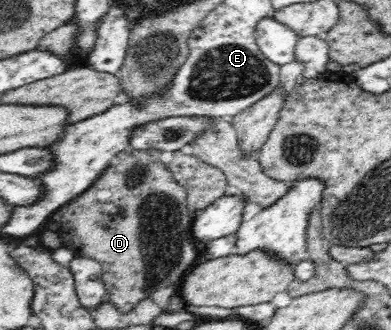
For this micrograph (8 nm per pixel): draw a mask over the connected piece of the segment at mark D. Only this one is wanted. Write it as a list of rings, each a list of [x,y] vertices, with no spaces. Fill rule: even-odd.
[[[128,150],[122,152],[116,157],[116,160],[112,162],[112,166],[105,169],[105,172],[95,181],[95,183],[87,188],[84,192],[80,193],[76,199],[73,199],[70,203],[66,204],[62,211],[56,217],[61,228],[58,230],[61,236],[63,246],[72,250],[76,256],[88,257],[97,260],[101,264],[103,269],[103,282],[105,288],[110,295],[111,303],[122,313],[130,312],[132,308],[144,299],[152,299],[152,294],[160,288],[168,288],[174,286],[178,288],[182,284],[186,274],[200,259],[200,245],[194,241],[194,236],[191,233],[191,220],[194,218],[191,214],[191,210],[187,206],[187,192],[183,186],[176,183],[176,178],[172,175],[172,172],[165,166],[159,157],[162,156],[162,151],[134,151]]]

